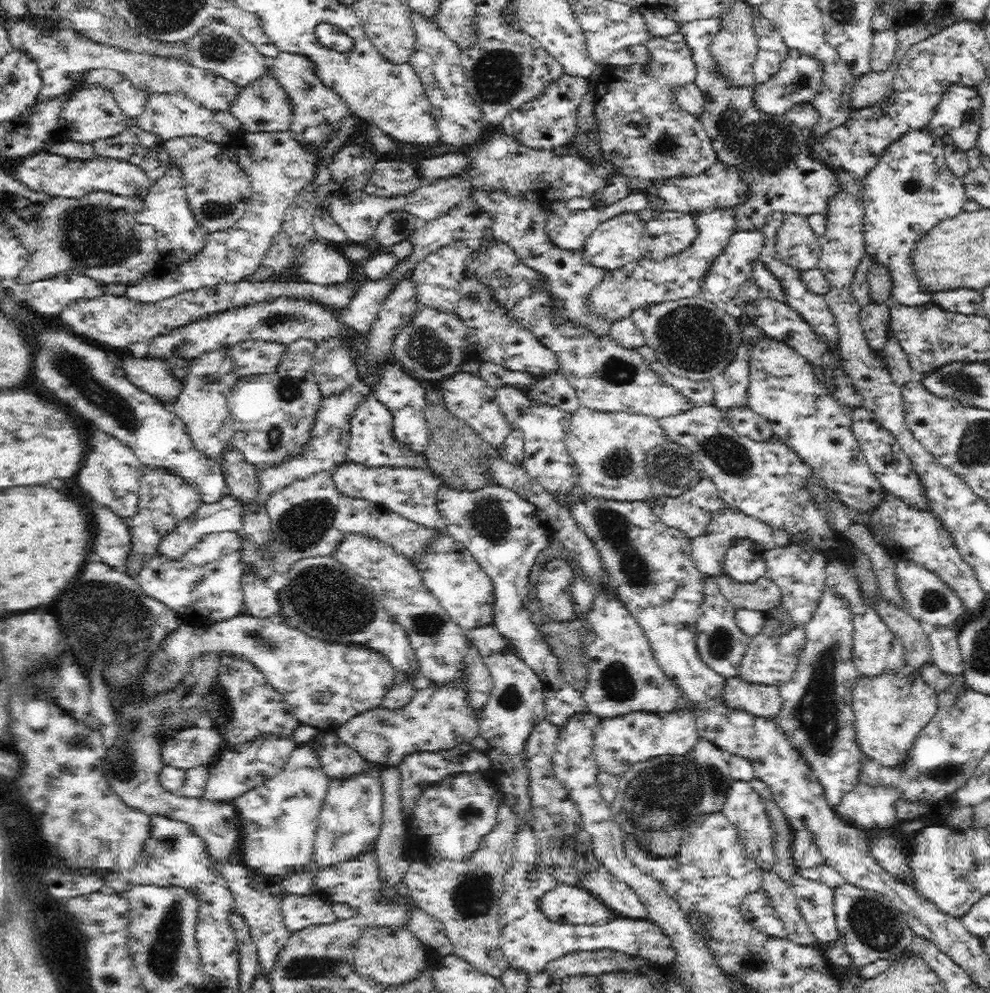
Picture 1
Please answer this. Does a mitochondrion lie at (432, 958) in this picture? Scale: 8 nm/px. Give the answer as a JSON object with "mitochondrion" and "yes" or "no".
{"mitochondrion":"no"}

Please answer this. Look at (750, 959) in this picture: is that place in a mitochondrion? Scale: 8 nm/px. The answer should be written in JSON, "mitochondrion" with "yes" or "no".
{"mitochondrion":"yes"}

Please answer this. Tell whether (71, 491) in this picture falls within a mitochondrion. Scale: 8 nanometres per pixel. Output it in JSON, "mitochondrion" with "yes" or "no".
{"mitochondrion":"no"}

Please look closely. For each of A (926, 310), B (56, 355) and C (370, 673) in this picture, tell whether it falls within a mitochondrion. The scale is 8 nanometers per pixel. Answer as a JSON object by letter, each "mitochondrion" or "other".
{"A":"other","B":"mitochondrion","C":"other"}

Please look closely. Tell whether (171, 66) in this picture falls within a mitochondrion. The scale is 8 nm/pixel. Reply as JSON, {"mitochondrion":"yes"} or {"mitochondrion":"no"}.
{"mitochondrion":"no"}

